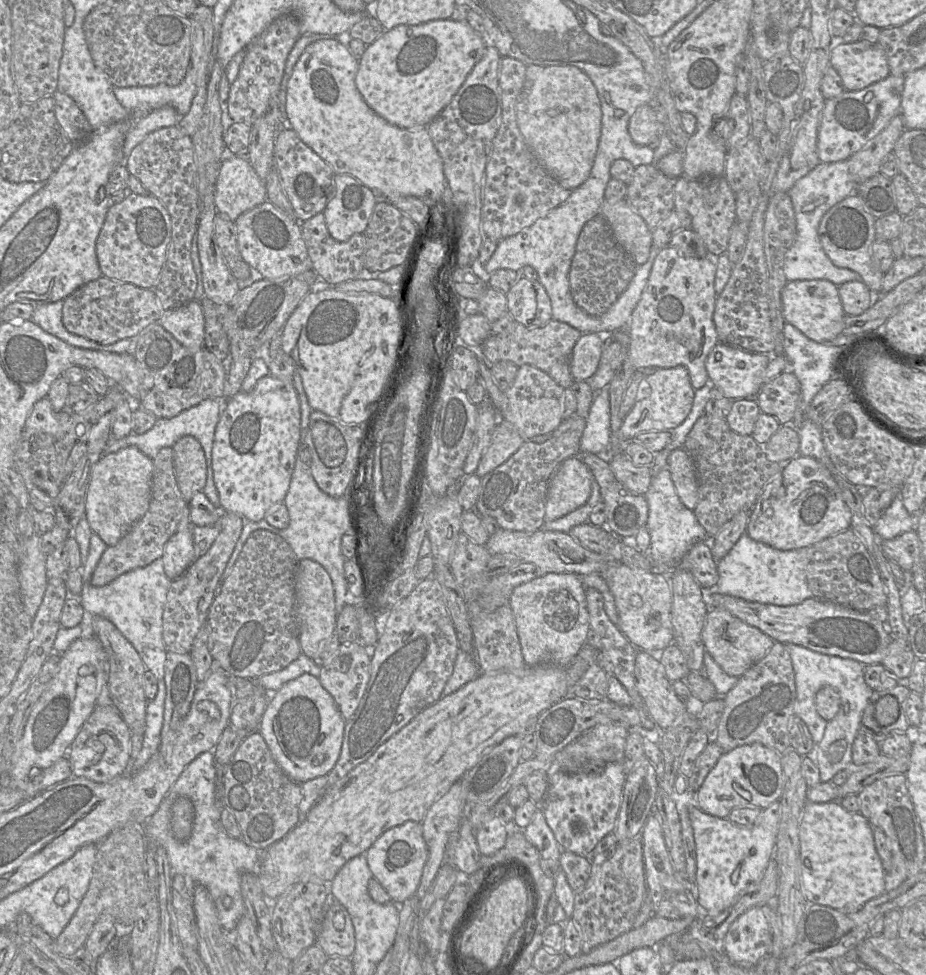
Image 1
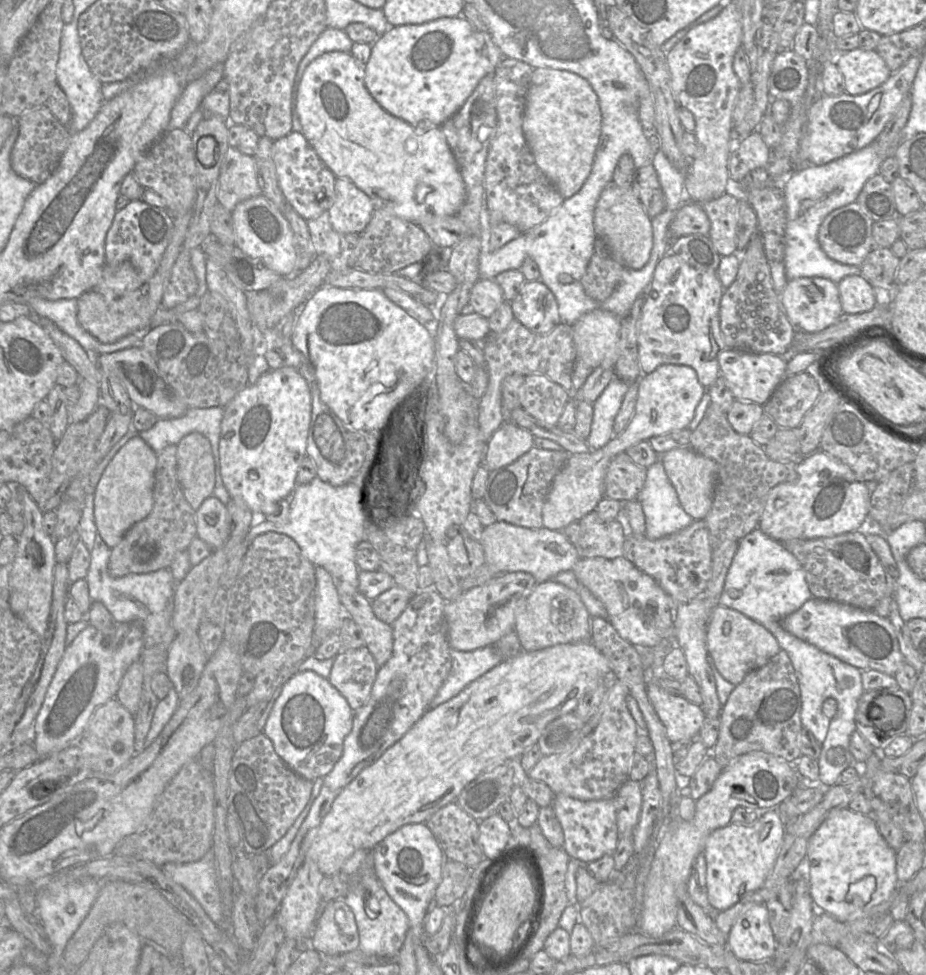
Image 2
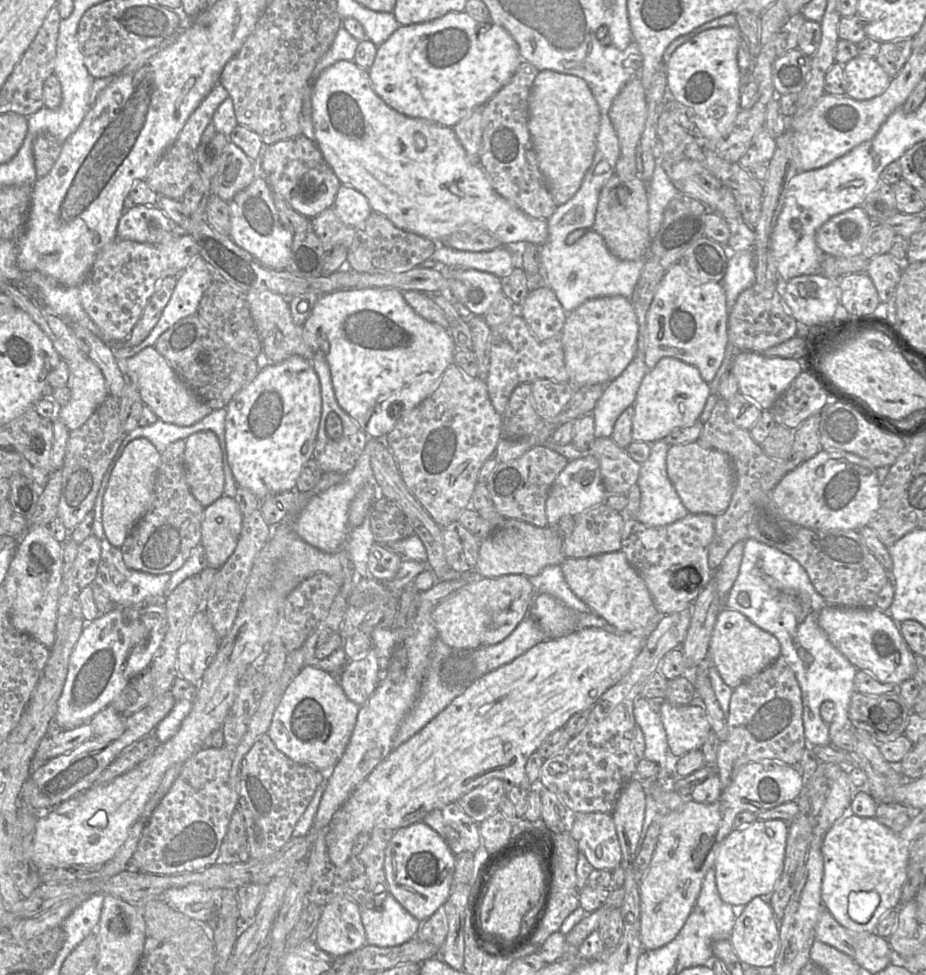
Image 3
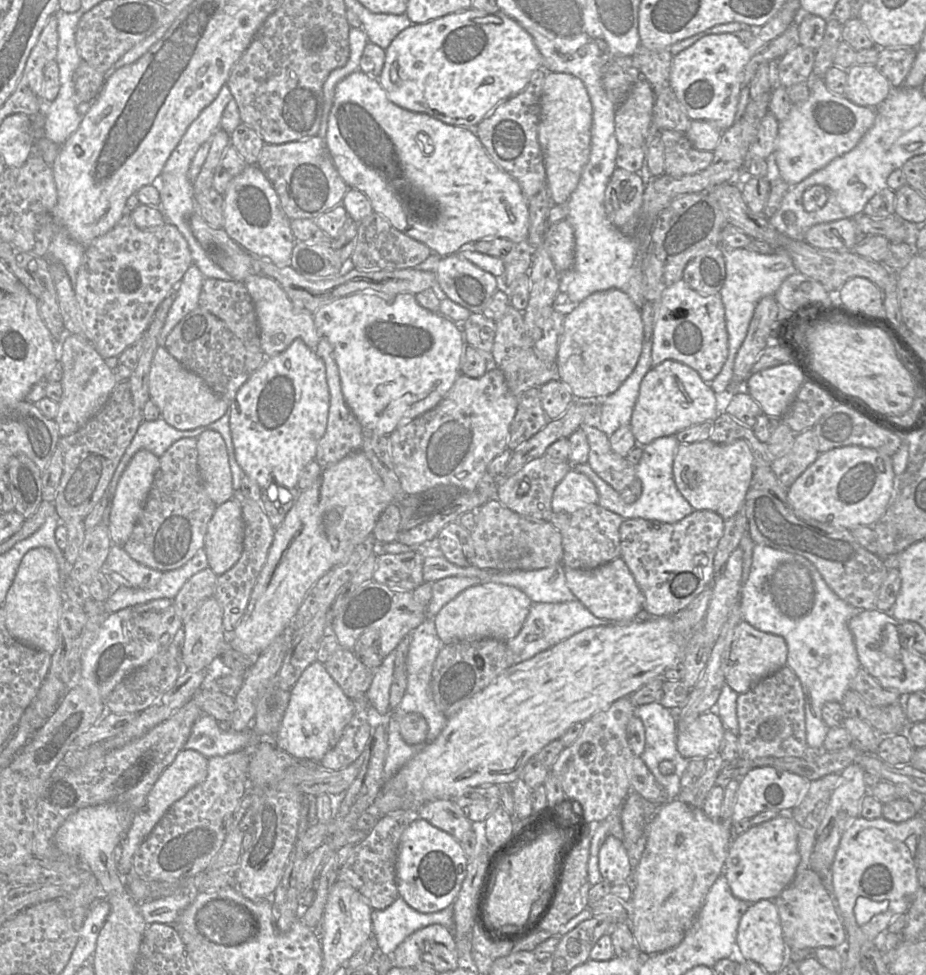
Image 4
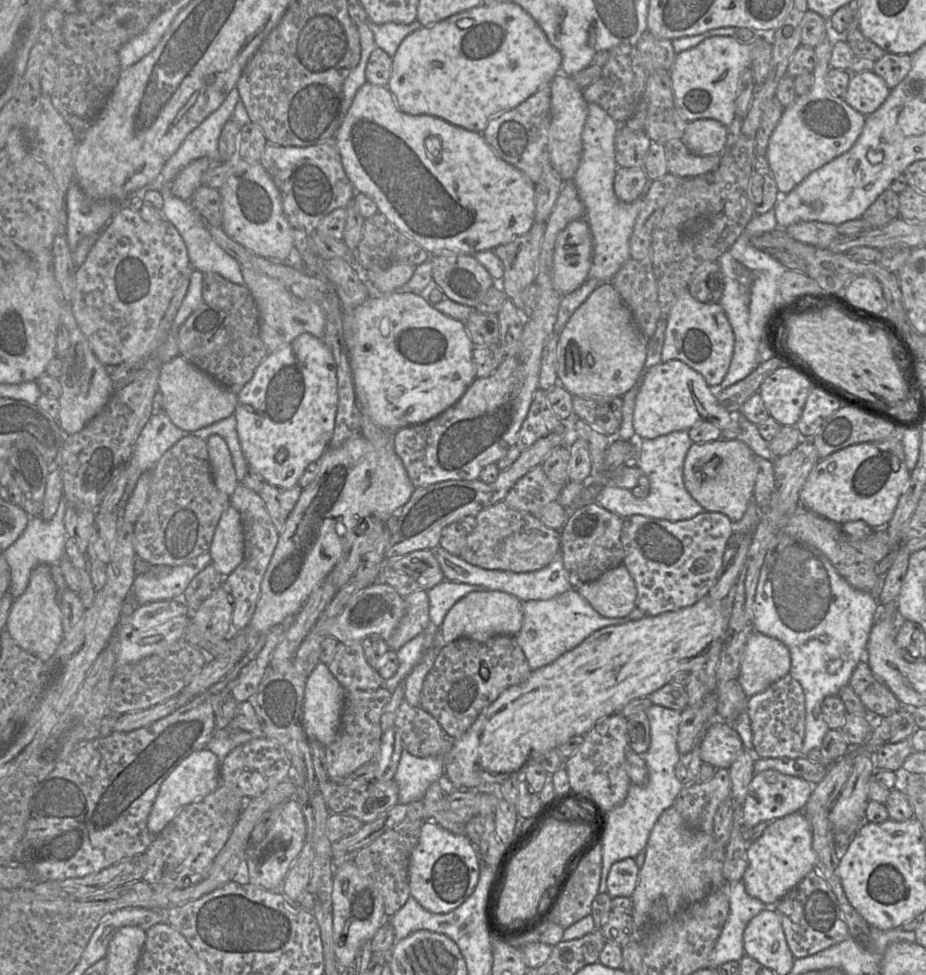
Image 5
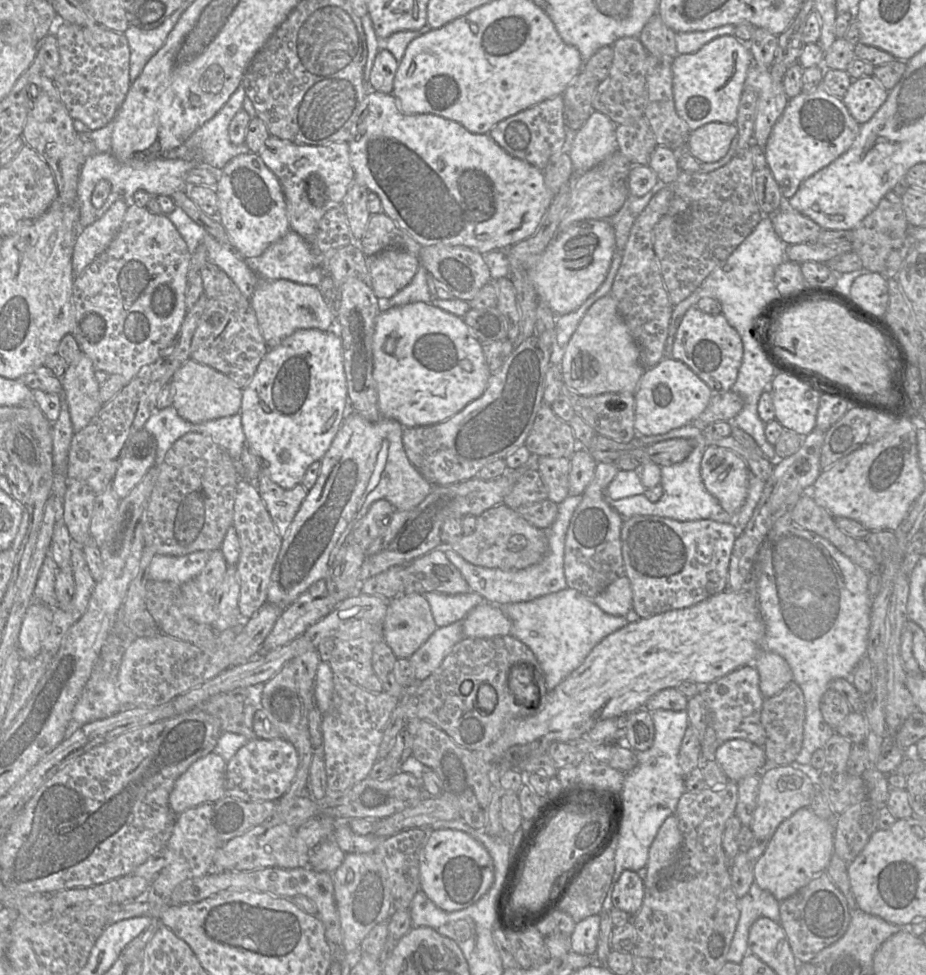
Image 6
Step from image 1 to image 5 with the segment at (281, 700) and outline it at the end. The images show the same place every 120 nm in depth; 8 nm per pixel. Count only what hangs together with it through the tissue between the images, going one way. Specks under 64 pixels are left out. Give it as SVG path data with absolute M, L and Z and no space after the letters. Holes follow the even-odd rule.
M319 662L308 675L301 720L310 740L326 747L336 739L345 692L327 664Z

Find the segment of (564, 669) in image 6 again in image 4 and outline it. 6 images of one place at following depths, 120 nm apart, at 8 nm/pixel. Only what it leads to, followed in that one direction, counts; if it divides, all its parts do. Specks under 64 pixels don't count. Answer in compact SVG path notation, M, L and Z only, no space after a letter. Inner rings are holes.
M577 598L563 603L532 603L520 632L506 642L508 665L528 660L584 629L615 624L617 622L595 617Z

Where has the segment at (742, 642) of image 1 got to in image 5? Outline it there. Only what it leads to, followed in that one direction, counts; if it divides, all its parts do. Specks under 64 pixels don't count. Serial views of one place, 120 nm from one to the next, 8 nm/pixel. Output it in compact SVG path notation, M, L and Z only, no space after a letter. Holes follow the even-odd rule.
M754 631L737 677L747 697L758 694L790 672L790 651L780 640Z

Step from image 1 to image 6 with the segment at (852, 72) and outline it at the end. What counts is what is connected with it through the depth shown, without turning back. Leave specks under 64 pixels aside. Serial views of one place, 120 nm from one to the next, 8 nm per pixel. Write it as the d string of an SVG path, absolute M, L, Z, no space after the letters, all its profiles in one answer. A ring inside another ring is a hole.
M868 76L854 79L842 100L852 117L864 124L880 109L888 94L873 76Z

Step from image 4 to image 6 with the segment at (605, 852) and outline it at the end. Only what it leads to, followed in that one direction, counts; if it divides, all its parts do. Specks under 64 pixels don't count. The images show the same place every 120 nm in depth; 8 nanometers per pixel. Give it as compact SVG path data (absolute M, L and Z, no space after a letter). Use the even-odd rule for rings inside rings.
M636 871L622 872L612 893L613 907L634 916L640 910L644 899L645 887Z

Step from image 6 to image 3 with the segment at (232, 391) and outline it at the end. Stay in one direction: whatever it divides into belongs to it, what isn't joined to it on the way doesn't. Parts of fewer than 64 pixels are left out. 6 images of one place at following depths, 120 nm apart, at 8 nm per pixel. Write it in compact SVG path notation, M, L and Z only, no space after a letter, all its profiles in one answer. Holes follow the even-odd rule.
M154 346L145 347L134 356L117 363L124 375L125 384L130 380L136 385L144 405L148 406L158 419L187 427L199 422L213 411L179 378Z

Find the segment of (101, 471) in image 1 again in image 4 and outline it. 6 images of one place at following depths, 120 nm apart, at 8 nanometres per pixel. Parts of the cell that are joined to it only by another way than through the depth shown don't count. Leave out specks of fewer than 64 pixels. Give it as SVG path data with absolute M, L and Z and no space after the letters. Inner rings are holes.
M143 449L137 451L133 455L125 468L111 500L112 509L108 528L112 543L124 547L125 543L128 541L134 526L144 509L159 464L159 457L155 456L150 451Z

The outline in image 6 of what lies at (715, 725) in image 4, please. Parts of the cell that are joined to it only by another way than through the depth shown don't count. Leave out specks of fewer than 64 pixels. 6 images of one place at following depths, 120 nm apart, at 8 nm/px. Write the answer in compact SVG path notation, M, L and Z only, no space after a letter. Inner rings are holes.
M731 739L719 744L713 759L735 783L750 775L760 775L769 765L763 747L744 739Z

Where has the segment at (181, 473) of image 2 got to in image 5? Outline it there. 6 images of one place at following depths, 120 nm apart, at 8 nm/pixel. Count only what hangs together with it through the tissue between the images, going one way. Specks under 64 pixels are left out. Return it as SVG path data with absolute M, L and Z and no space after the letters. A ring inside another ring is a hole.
M217 434L210 435L206 444L214 483L220 492L231 497L238 481L228 445Z

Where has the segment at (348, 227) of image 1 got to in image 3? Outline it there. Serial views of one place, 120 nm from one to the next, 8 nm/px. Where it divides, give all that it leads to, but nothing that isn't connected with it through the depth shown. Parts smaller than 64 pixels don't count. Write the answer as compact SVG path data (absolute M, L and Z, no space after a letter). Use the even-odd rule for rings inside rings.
M344 184L337 191L333 209L340 221L351 227L360 227L372 212L367 198Z

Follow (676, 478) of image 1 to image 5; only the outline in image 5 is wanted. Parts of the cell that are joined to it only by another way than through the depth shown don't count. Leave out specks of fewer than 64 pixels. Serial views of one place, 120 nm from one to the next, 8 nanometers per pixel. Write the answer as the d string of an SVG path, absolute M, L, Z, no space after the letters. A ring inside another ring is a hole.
M740 439L693 443L684 461L683 478L686 489L705 511L723 513L732 523L736 523L742 519L753 500L755 454Z

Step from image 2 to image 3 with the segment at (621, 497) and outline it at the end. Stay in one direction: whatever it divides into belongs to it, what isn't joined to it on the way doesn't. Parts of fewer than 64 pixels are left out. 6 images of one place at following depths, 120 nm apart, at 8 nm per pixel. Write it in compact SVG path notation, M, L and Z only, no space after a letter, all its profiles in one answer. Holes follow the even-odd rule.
M611 437L595 438L590 453L599 462L606 493L627 495L638 481L641 464L634 461L627 450L618 446Z

